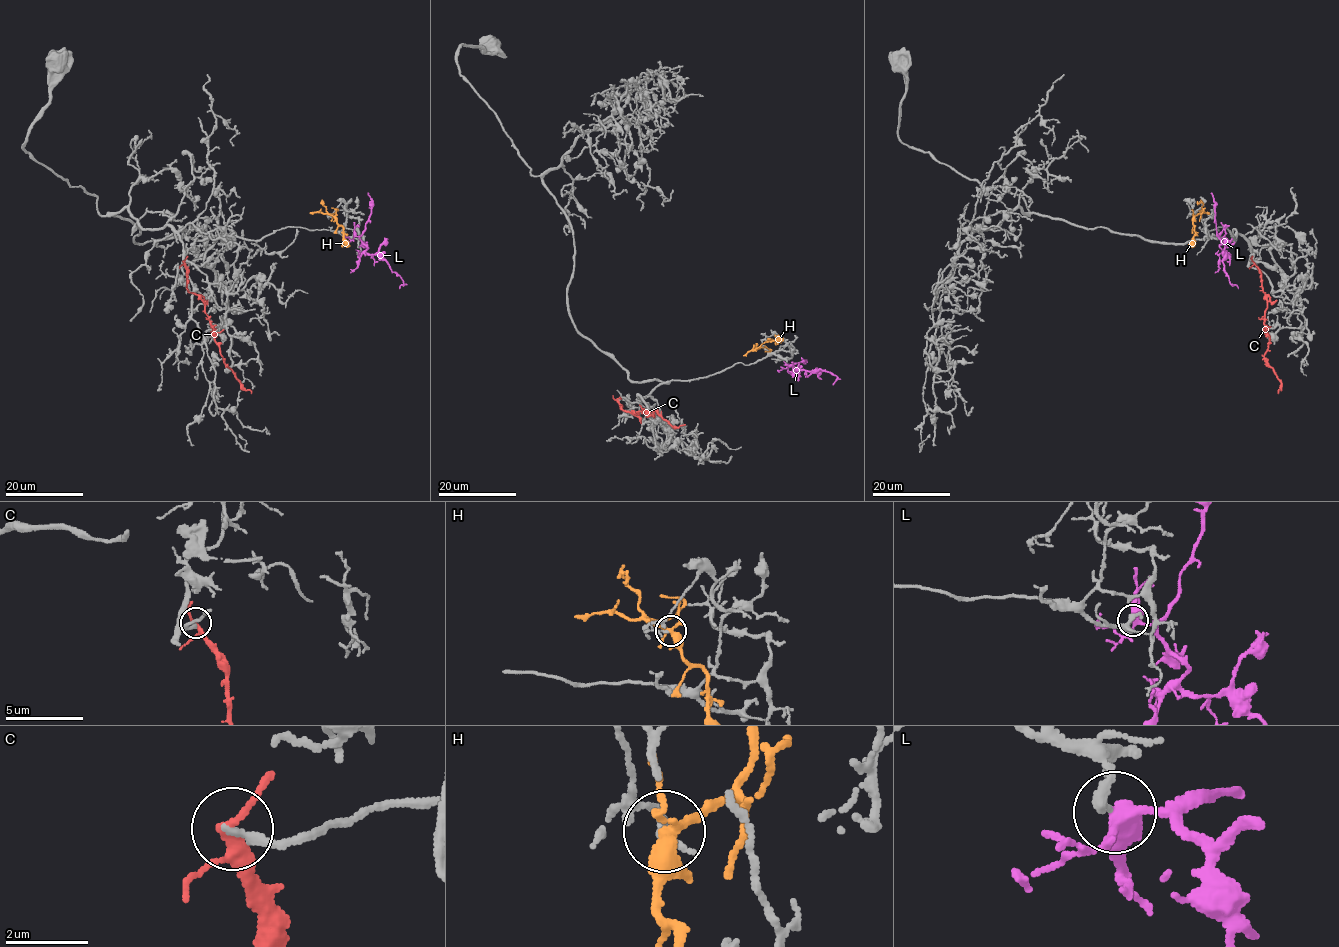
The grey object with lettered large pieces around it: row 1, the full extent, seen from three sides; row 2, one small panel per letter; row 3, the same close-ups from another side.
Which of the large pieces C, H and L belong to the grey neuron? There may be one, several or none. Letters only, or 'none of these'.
L

